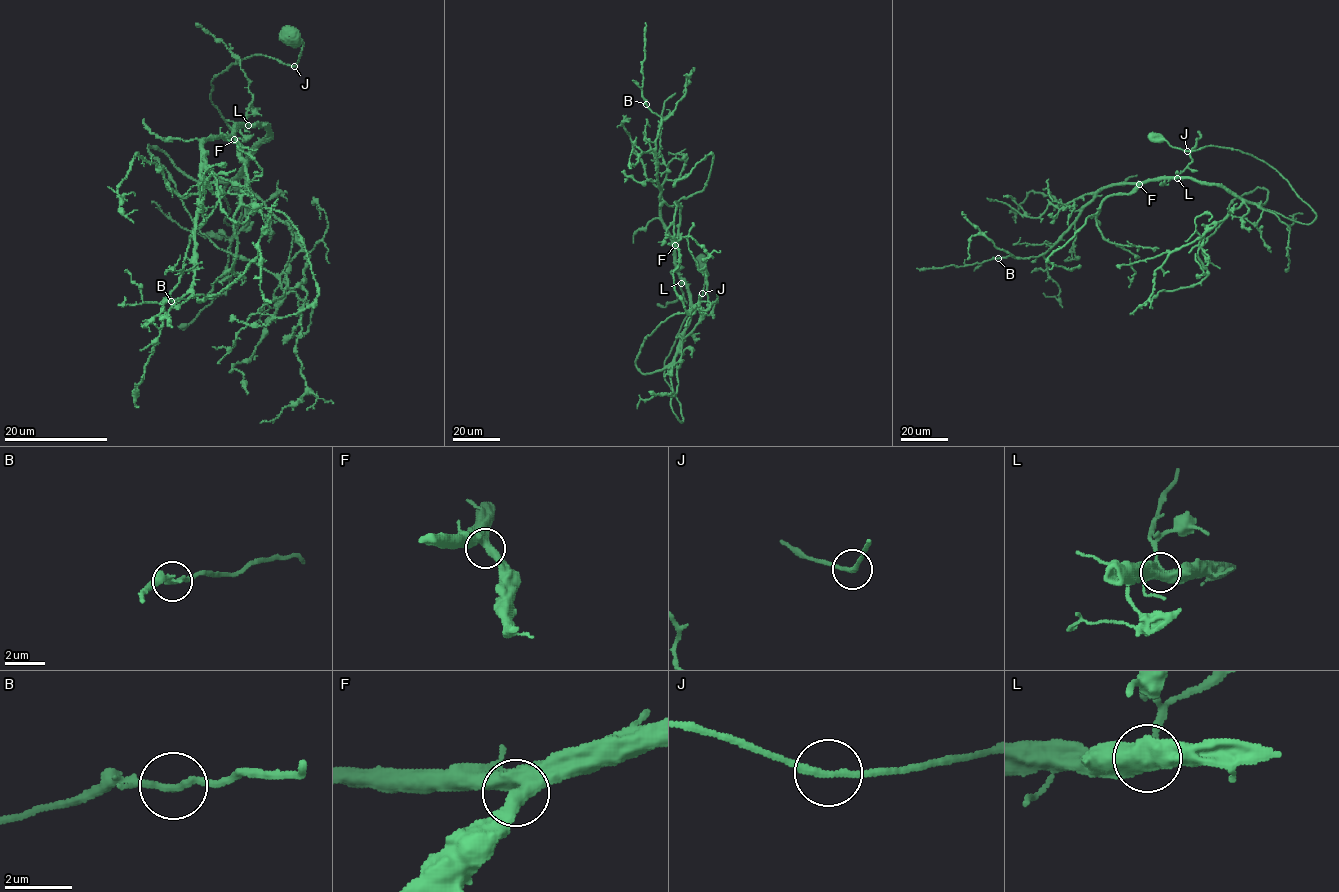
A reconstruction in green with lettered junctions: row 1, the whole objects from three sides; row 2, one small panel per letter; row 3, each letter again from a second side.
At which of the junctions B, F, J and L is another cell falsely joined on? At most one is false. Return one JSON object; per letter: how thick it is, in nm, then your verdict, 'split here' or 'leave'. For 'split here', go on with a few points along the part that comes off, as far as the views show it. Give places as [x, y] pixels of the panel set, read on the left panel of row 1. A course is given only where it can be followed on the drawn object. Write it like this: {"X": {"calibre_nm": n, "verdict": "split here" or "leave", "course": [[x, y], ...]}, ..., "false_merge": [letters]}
{"B": {"calibre_nm": 220, "verdict": "leave"}, "F": {"calibre_nm": 500, "verdict": "leave"}, "J": {"calibre_nm": 200, "verdict": "leave"}, "L": {"calibre_nm": 480, "verdict": "leave"}, "false_merge": []}

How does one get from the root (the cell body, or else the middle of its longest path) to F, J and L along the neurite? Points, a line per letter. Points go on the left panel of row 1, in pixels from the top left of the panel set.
F: (290, 37), (295, 67), (253, 55), (211, 81), (252, 193), (229, 225), (220, 193), (268, 130), (234, 139)
J: (290, 37), (302, 43), (295, 67)
L: (290, 37), (295, 67), (253, 55), (211, 81), (252, 193), (229, 225), (220, 193), (268, 140), (248, 125)

